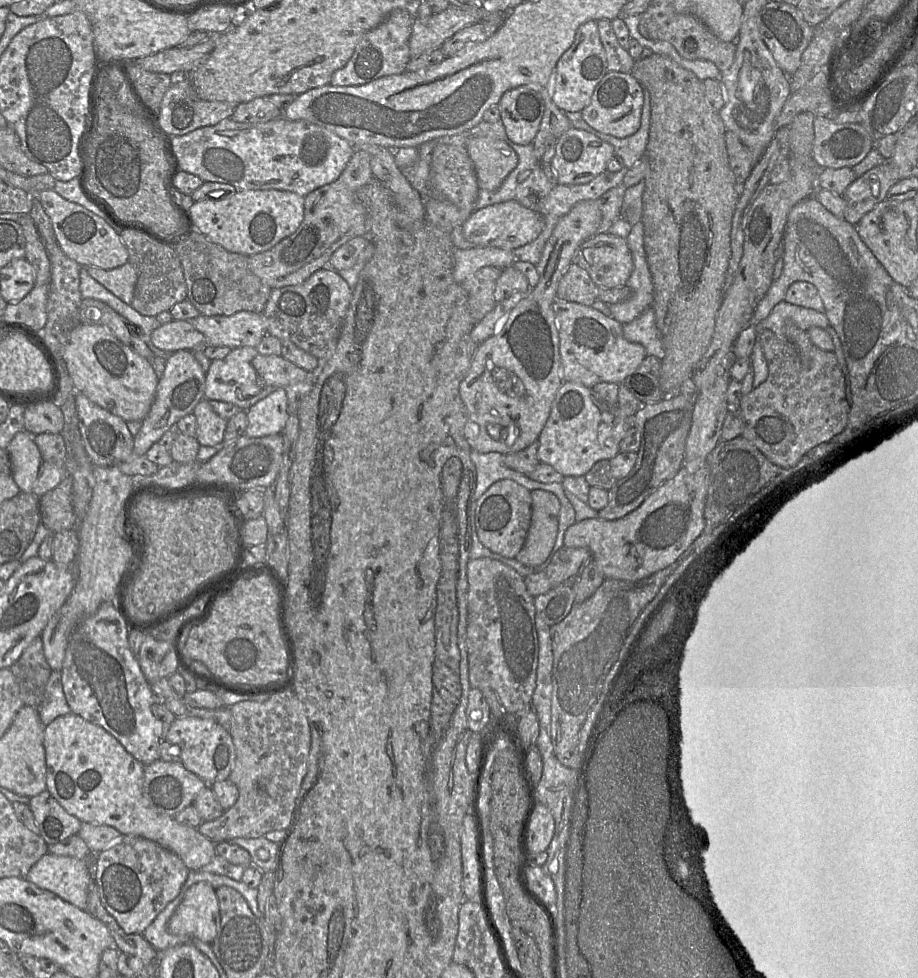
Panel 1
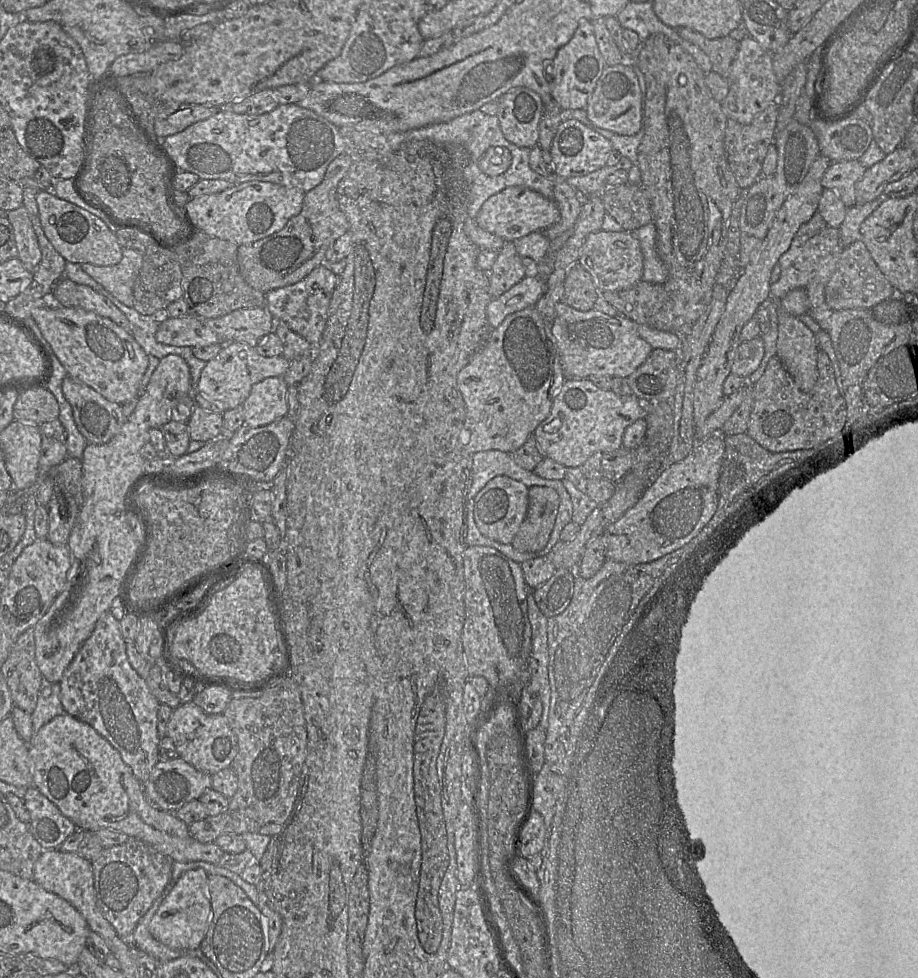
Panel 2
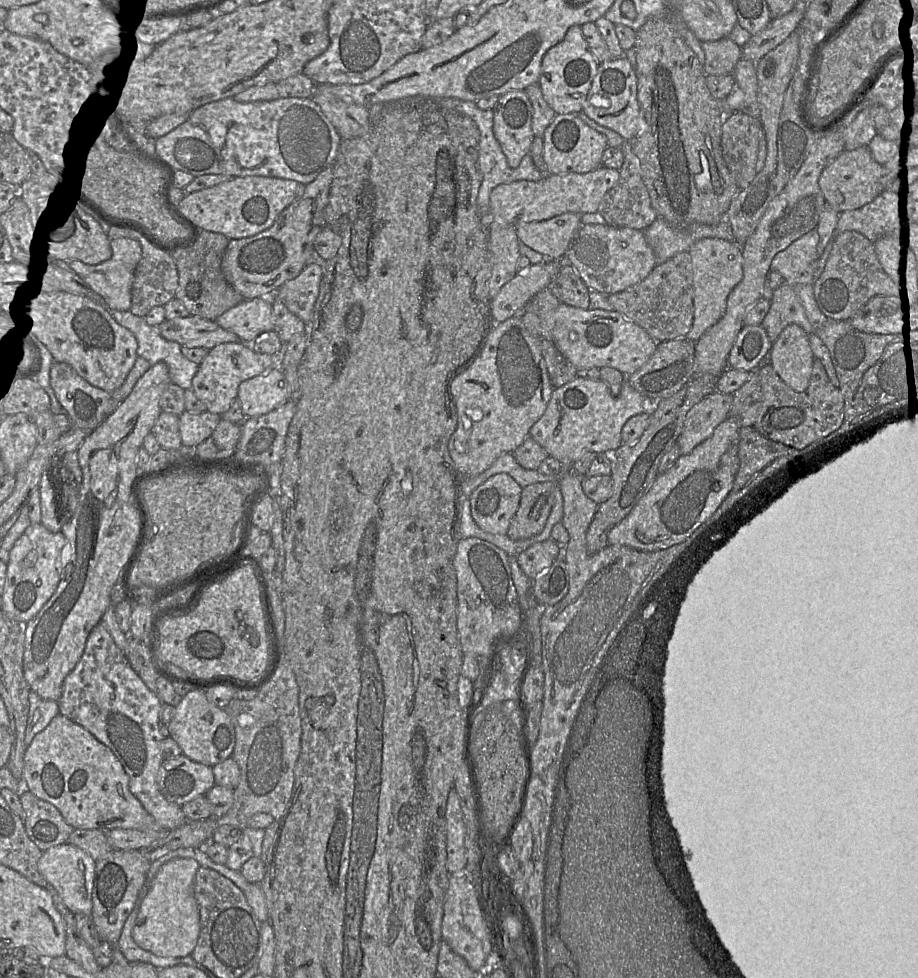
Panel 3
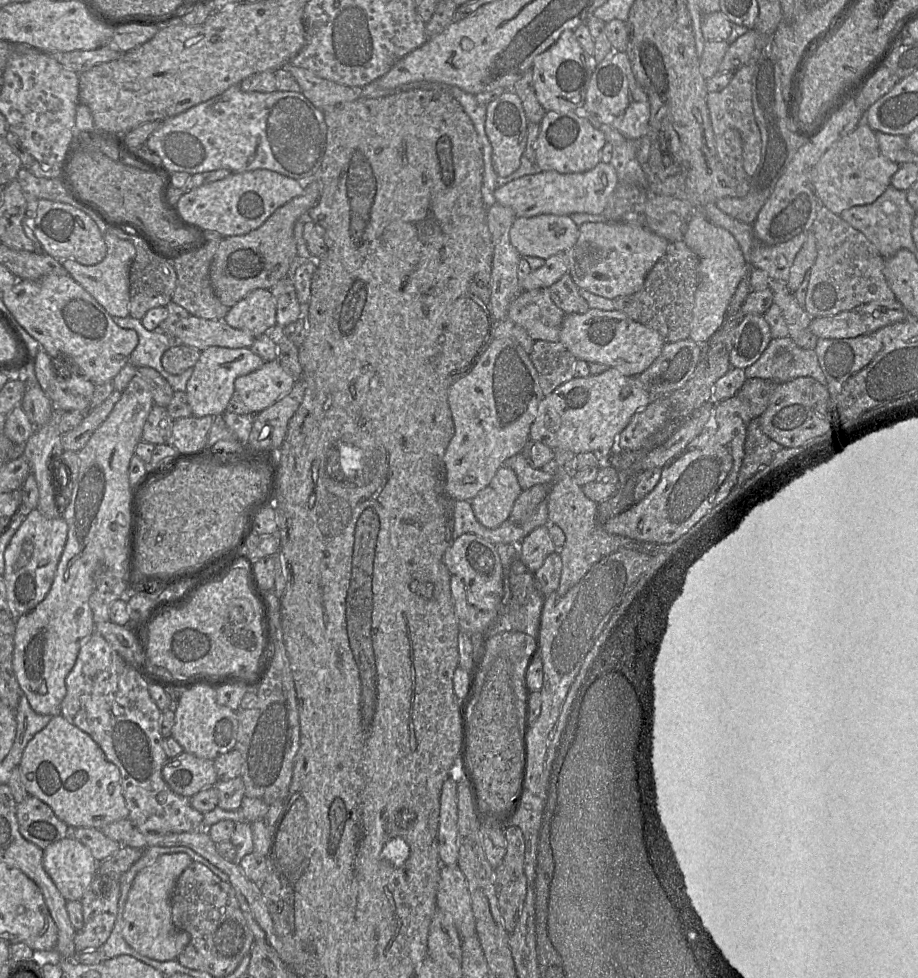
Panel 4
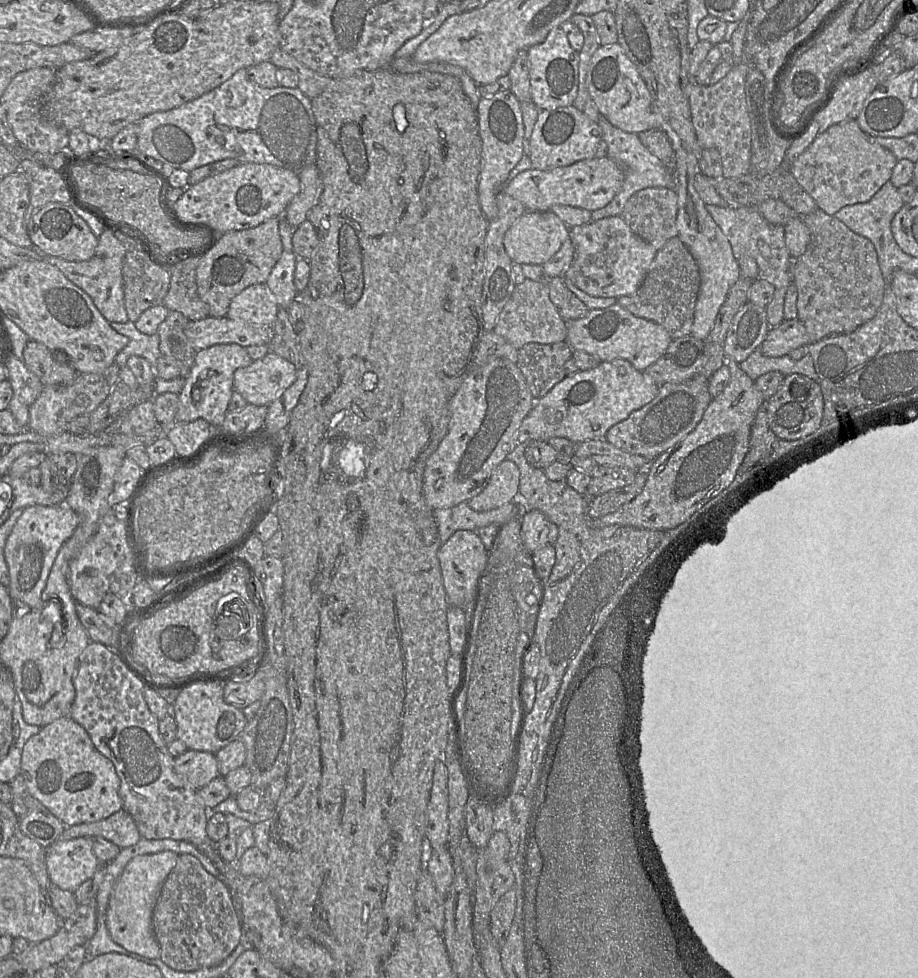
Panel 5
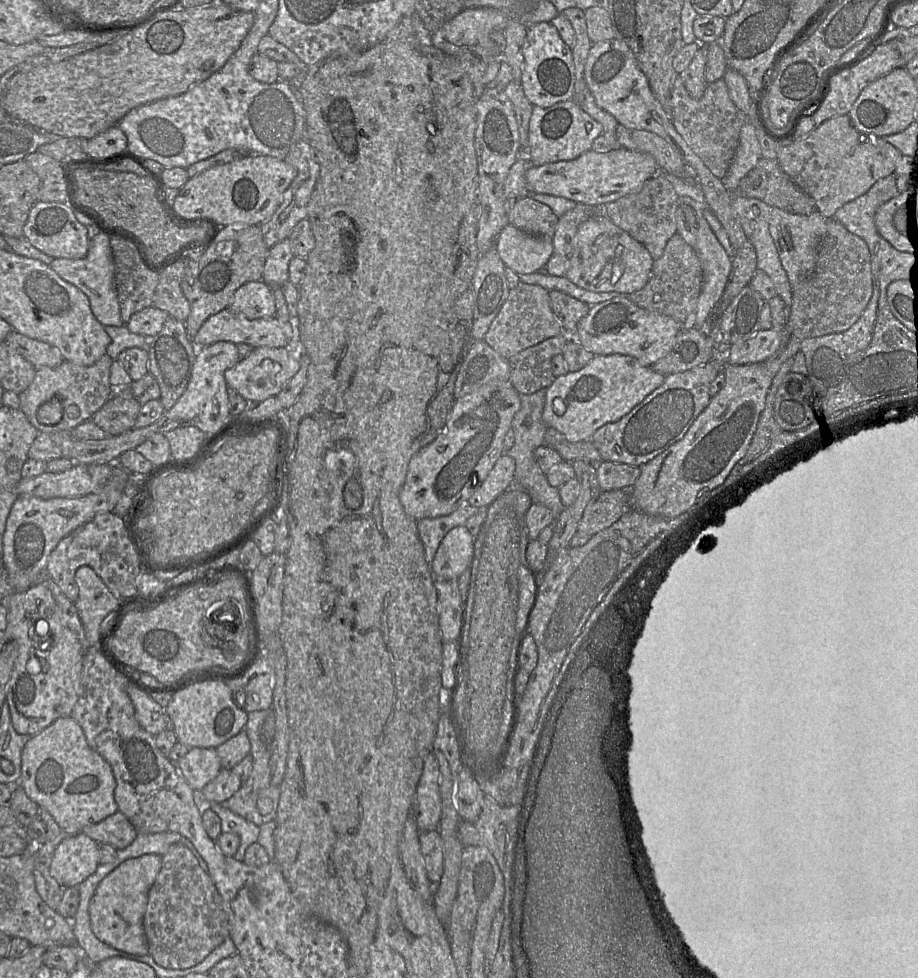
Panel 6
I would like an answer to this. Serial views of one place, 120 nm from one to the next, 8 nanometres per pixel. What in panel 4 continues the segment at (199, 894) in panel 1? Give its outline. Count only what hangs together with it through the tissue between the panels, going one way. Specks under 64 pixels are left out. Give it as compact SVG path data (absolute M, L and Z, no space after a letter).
M185 853L161 855L154 863L139 871L134 878L124 907L122 935L128 945L139 954L161 962L177 960L190 942L189 933L177 929L172 922L171 897L179 876L192 861Z

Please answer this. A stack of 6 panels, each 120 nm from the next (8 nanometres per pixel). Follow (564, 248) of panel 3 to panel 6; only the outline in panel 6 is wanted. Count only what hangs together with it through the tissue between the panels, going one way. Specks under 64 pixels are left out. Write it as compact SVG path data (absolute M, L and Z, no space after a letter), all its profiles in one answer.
M508 224L496 238L495 248L506 267L517 274L545 268L554 254L553 240L525 233Z

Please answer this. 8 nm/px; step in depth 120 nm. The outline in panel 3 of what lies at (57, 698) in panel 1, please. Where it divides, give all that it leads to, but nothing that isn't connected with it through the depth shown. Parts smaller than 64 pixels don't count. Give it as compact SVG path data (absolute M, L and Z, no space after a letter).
M31 689L29 693L29 715L25 733L25 744L28 747L35 735L44 730L51 720L59 714L58 701L44 699Z

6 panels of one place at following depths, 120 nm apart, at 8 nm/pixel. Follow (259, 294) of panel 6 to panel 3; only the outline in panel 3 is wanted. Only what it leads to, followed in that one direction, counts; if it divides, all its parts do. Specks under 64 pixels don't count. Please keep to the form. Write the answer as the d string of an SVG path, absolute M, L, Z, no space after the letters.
M272 298L244 300L219 316L215 322L237 335L240 342L250 344L262 333L274 330Z

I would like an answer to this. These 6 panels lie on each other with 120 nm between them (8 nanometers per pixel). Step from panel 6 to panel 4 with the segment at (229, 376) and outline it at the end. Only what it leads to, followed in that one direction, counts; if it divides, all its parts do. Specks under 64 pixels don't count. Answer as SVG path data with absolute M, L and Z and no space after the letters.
M276 359L265 361L258 370L236 378L234 389L248 412L258 414L289 394L295 382Z

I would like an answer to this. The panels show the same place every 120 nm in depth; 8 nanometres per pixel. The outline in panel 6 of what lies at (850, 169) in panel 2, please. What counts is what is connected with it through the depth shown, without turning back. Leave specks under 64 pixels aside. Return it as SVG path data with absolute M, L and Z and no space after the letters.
M842 115L824 121L806 137L796 138L792 142L779 144L776 160L778 161L781 169L791 179L791 181L815 201L818 212L825 218L835 219L833 217L838 209L840 209L846 203L853 201L865 194L879 179L892 175L894 173L896 163L901 155L902 154L893 145L886 142L882 137L858 130L853 125L848 115Z

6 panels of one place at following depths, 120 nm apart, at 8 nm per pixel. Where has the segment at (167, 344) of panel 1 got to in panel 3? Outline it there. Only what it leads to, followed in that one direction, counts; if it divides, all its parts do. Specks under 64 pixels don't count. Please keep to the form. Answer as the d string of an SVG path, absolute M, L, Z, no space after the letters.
M199 316L165 319L157 327L164 339L177 342L187 348L211 350L220 344L240 342L234 333L223 329L215 321Z

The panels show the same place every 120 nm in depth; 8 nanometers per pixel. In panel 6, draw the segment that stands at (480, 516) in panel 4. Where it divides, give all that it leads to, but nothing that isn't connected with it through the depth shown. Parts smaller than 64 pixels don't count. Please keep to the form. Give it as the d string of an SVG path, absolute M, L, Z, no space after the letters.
M507 454L495 462L482 484L469 497L467 504L473 507L488 507L514 483L515 460Z

